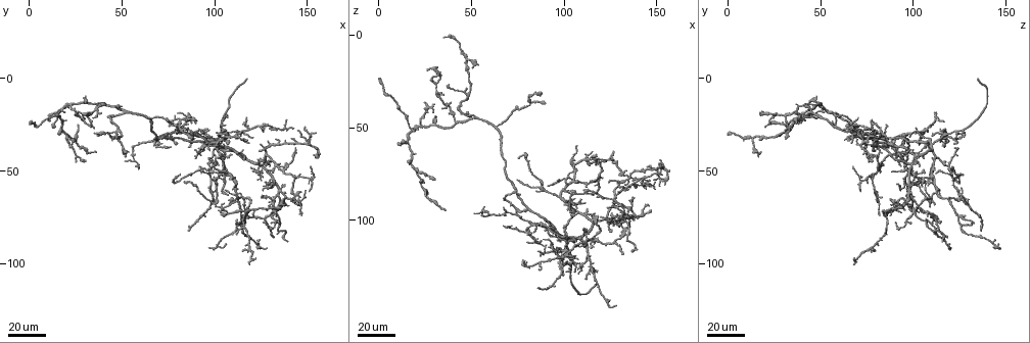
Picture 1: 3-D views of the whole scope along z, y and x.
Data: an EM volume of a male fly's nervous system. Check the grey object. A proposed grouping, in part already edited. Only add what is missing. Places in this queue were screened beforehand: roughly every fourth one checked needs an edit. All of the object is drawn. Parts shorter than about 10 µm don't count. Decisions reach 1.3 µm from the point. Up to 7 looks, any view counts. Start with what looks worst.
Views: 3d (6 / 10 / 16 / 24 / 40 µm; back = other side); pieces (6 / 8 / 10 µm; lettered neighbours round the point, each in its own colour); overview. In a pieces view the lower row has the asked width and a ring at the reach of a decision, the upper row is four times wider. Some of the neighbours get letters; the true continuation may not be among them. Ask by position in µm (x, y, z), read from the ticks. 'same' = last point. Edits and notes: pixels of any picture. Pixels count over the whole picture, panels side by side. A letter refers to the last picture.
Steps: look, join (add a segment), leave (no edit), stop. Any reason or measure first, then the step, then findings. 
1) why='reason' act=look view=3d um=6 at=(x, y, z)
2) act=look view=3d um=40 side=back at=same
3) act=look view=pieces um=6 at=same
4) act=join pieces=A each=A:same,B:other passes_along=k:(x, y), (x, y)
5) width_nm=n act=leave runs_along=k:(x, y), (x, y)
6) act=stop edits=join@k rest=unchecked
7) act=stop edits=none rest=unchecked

why='end of a long branch' act=look view=3d um=24 at=(118, 1, 134)

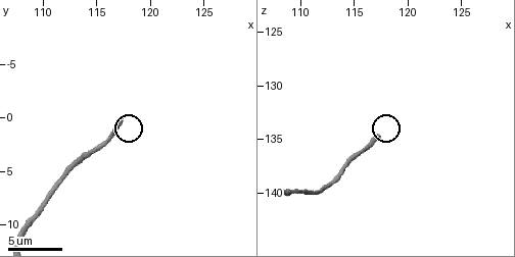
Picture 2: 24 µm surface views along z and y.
act=look view=pieces um=10 at=(117.0, 0.2, 134.8)

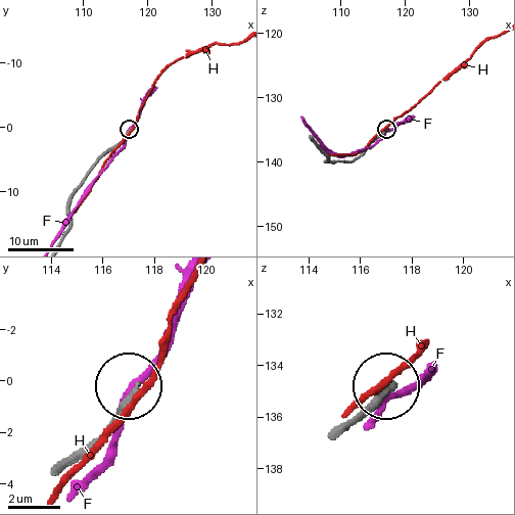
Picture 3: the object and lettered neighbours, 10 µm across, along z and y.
act=leave each=F:other,H:other runs_along=3:(342, 434), (386, 390) found='none of them fits'

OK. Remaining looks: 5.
why='tapers out' act=look view=3d um=24 at=(25, 19, 19)

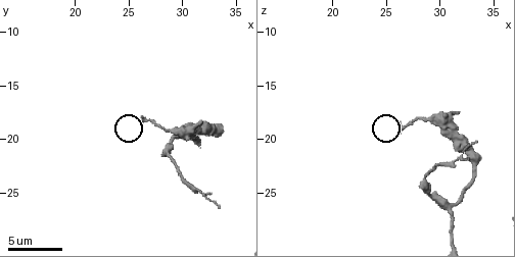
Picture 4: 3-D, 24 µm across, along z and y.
act=look view=pieces um=6 at=(26.2, 18.4, 19.4)

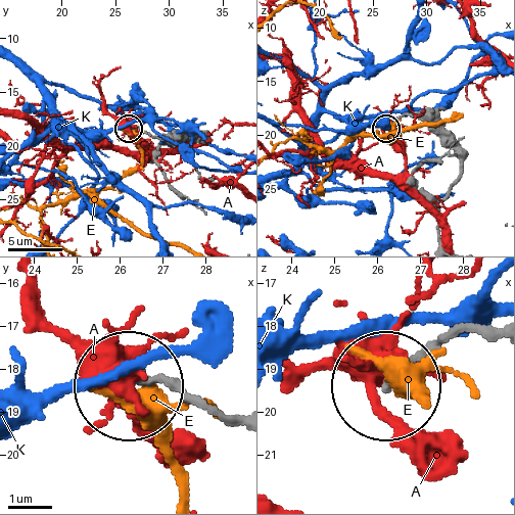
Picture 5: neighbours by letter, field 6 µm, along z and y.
act=leave each=A:other,E:other,K:other runs_along=5:(240, 415), (134, 381) found='no lettered segment goes on from it'

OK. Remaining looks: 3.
why='thick end' act=look view=3d um=40 at=(124, 39, 79)

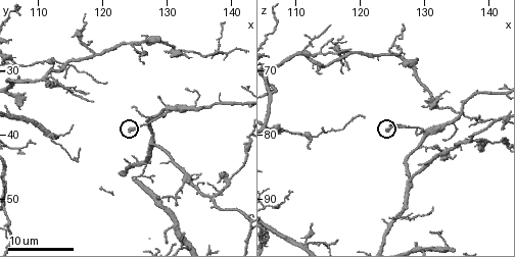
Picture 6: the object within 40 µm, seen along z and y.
act=look view=pieces um=10 at=(124.5, 39.0, 79.0)

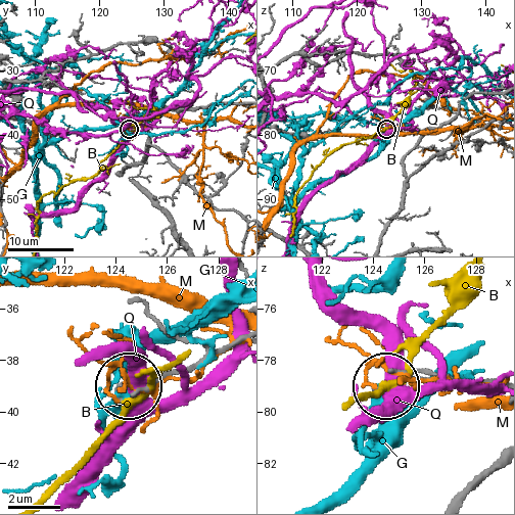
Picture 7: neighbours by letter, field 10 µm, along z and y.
width_nm=350 act=leave each=B:other,G:other,M:other,Q:other runs_along=7:(235, 340), (132, 384) found='no lettered segment goes on from it'

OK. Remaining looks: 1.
act=stop edits=none rest=unchecked

